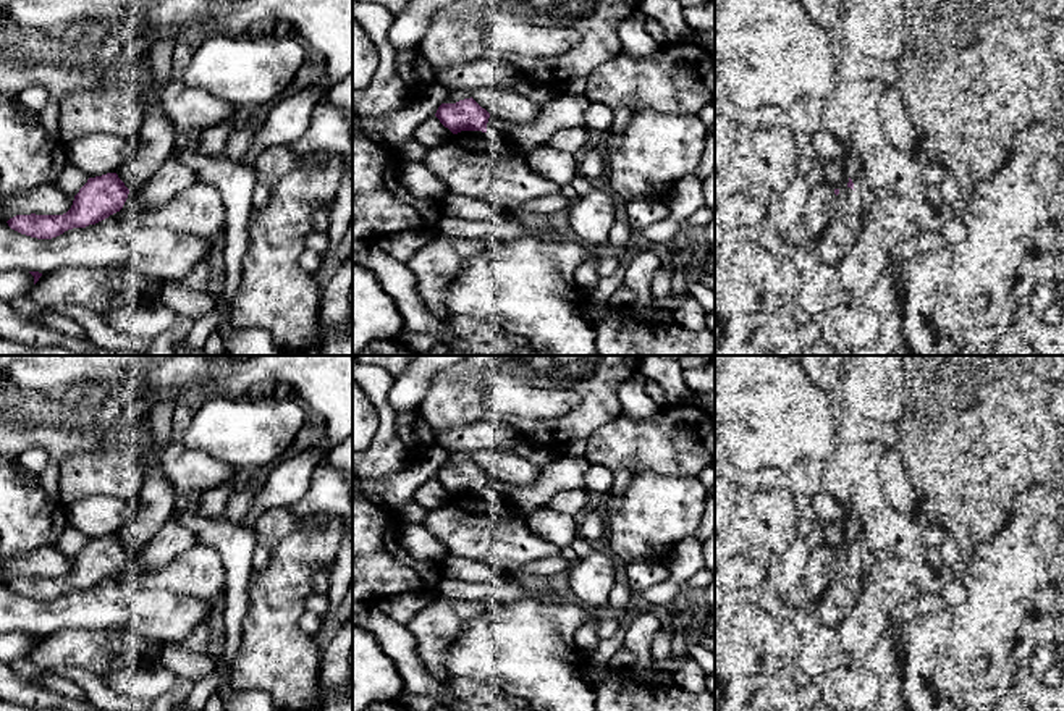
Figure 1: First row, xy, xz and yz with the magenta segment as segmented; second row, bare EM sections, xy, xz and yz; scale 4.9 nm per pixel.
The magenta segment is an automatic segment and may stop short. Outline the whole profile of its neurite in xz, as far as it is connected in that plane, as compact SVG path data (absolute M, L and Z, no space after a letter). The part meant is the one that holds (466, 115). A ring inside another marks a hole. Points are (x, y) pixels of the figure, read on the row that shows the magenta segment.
M471 97L456 103L441 103L435 116L453 134L461 131L487 133L490 113Z

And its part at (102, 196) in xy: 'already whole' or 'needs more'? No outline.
already whole

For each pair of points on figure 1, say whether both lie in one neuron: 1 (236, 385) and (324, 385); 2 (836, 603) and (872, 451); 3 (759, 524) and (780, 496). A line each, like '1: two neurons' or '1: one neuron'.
1: one neuron
2: two neurons
3: one neuron

